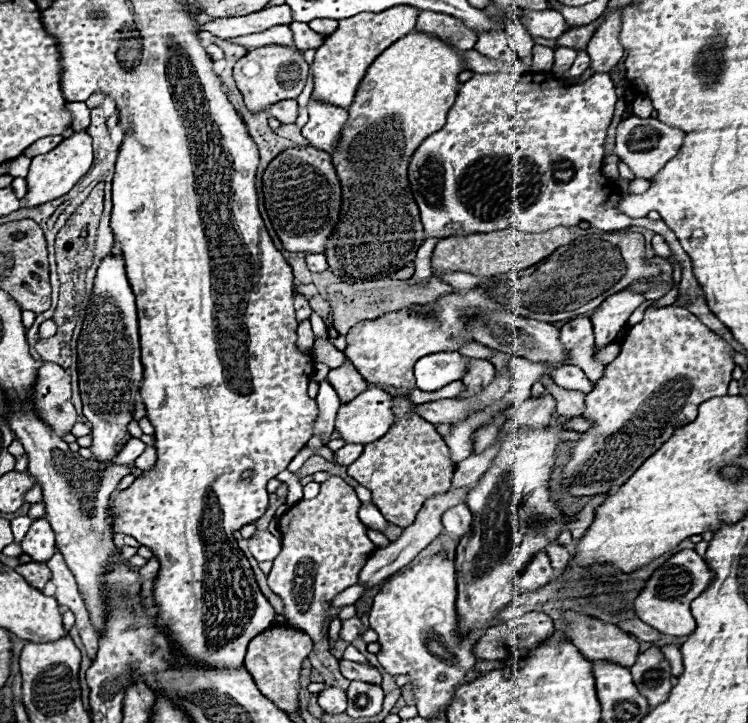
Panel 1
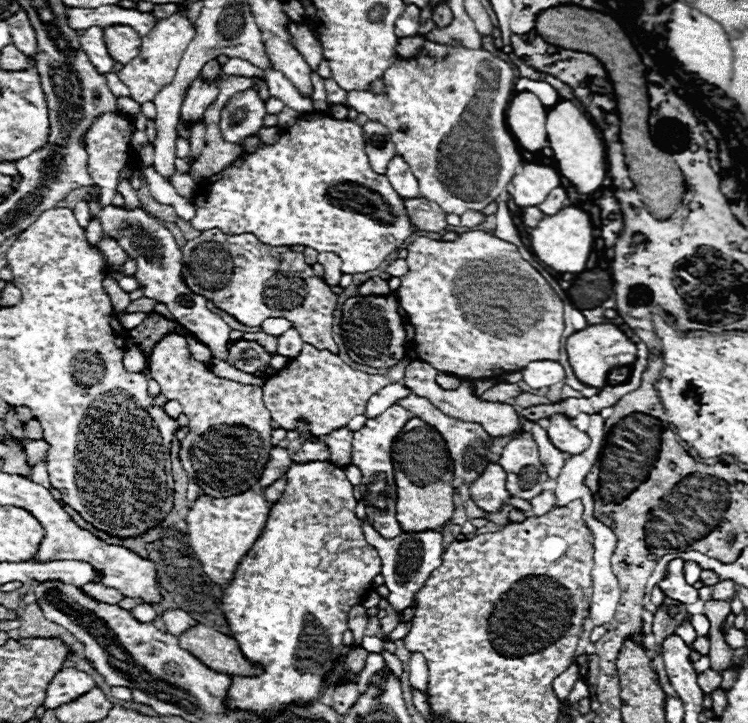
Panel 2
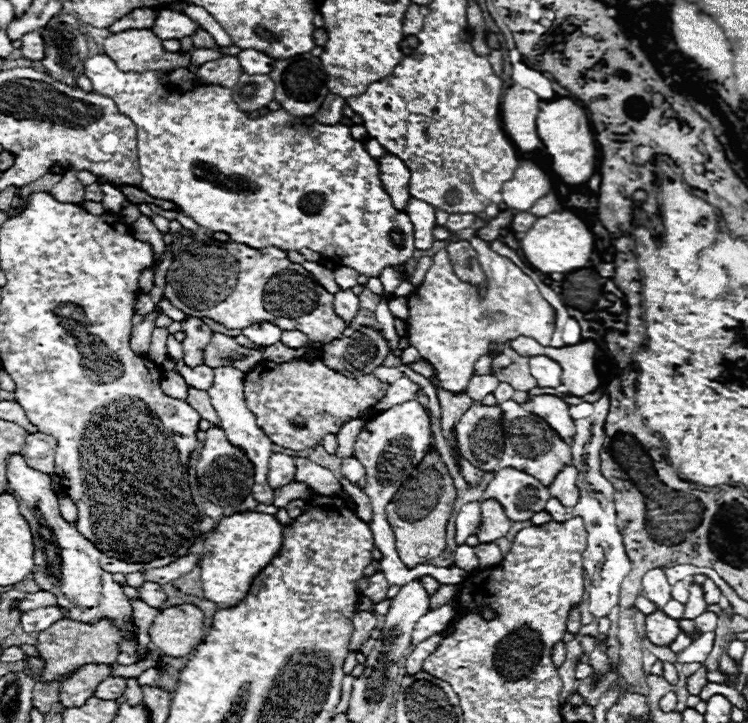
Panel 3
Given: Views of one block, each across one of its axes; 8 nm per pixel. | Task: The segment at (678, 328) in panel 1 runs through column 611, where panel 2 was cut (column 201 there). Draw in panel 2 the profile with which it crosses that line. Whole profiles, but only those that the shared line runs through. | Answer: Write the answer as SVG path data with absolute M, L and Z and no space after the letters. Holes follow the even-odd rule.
M174 332L166 334L154 346L148 368L152 372L152 378L160 384L162 394L168 400L178 400L184 408L184 414L190 418L190 432L182 440L180 450L180 460L186 476L194 480L206 496L212 498L228 498L250 488L254 490L272 450L270 414L262 402L262 388L244 386L240 382L210 374L204 362L190 358L186 340Z

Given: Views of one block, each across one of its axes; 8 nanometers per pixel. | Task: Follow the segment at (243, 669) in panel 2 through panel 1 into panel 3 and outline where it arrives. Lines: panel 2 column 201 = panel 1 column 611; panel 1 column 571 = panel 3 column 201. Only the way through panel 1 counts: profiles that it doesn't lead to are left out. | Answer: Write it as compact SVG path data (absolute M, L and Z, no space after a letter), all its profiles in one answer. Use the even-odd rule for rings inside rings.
M192 604L170 606L158 612L150 626L152 644L168 656L186 656L204 638L204 614Z

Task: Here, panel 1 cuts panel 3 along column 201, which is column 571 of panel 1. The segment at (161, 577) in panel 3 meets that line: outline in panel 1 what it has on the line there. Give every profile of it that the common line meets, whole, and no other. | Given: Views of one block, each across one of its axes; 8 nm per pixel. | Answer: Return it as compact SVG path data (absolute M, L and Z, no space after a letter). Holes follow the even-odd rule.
M554 544L554 546L548 546L546 548L550 560L552 560L552 566L556 572L564 572L564 568L568 566L568 562L572 560L572 554L566 550L566 546L560 546L560 544Z

